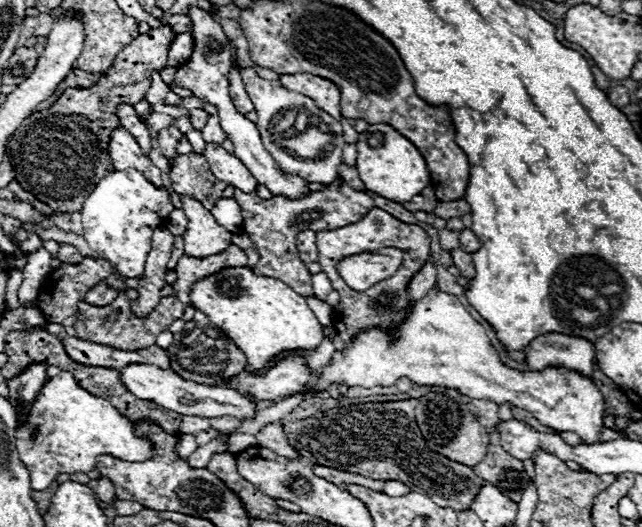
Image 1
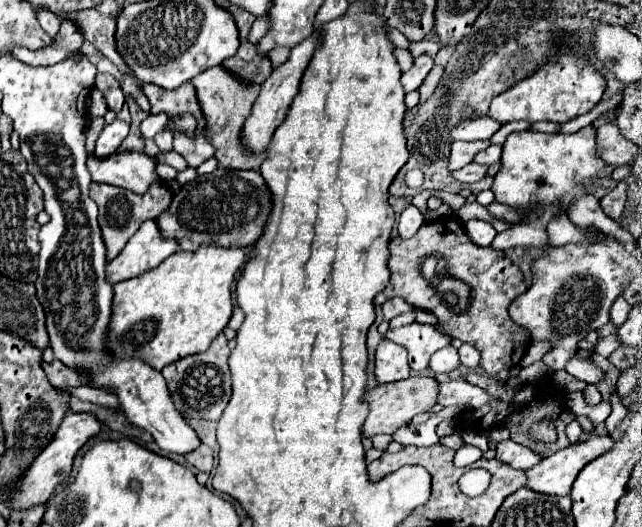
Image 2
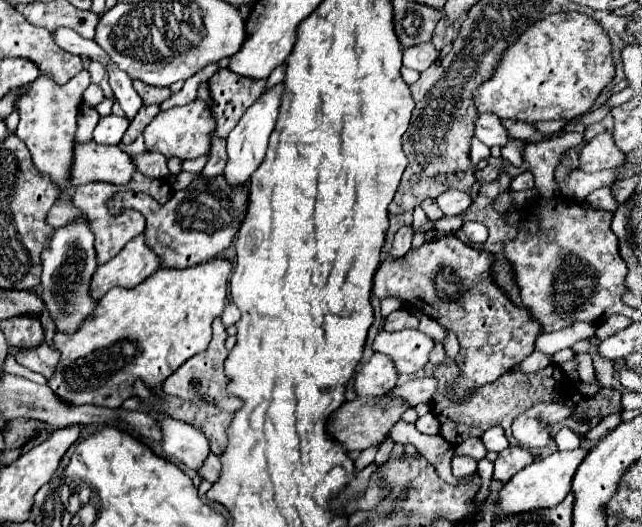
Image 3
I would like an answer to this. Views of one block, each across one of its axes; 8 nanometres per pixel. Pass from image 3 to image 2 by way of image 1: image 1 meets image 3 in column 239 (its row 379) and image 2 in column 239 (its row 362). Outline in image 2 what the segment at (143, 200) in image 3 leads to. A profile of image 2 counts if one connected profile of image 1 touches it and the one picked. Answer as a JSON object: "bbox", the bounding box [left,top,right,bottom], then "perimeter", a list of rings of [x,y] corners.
{"bbox":[156,168,270,252],"perimeter":[[[218,168],[184,184],[174,196],[170,208],[156,218],[156,224],[162,238],[174,238],[184,252],[196,252],[204,244],[248,248],[260,238],[270,206],[270,192],[260,172]]]}

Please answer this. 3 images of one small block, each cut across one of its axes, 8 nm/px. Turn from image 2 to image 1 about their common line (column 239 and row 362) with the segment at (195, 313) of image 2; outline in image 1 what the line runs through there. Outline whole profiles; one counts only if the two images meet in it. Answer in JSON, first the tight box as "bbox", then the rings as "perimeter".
{"bbox":[190,268,322,370],"perimeter":[[[224,268],[222,272],[208,276],[200,284],[194,284],[190,292],[194,308],[202,310],[222,332],[226,332],[238,348],[242,348],[248,364],[254,370],[264,370],[268,364],[288,352],[312,352],[322,340],[322,324],[308,308],[306,300],[298,296],[290,286],[282,280],[256,276],[250,268]]]}

